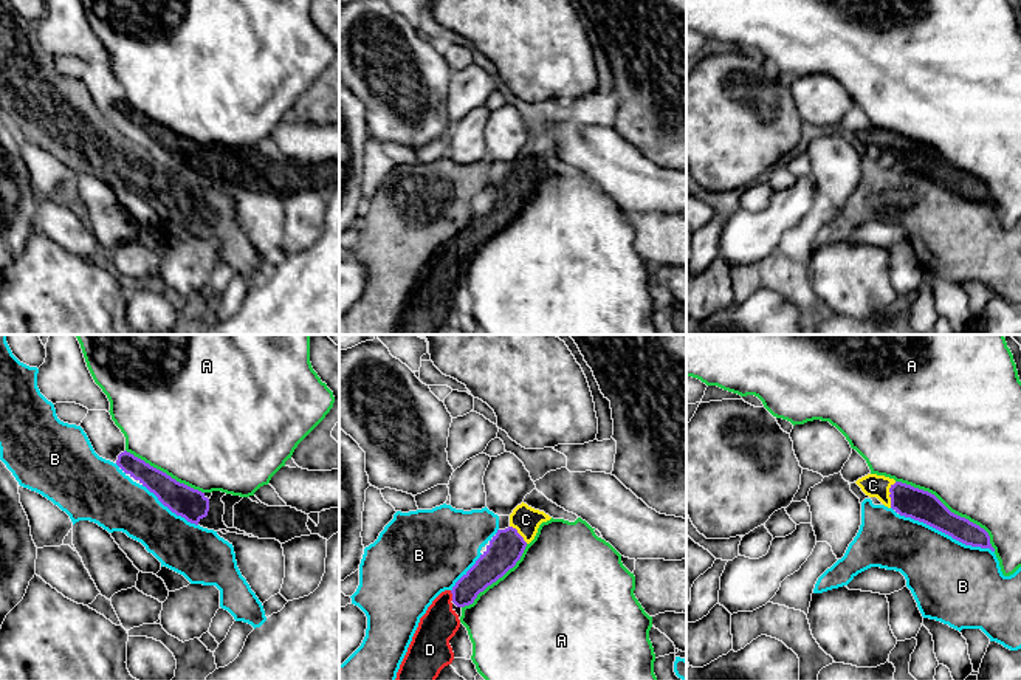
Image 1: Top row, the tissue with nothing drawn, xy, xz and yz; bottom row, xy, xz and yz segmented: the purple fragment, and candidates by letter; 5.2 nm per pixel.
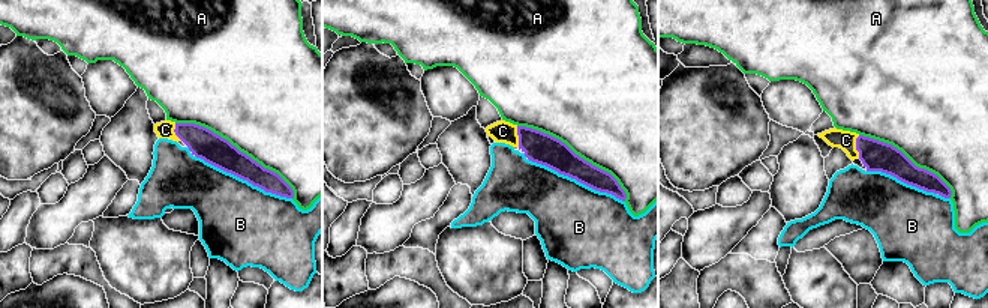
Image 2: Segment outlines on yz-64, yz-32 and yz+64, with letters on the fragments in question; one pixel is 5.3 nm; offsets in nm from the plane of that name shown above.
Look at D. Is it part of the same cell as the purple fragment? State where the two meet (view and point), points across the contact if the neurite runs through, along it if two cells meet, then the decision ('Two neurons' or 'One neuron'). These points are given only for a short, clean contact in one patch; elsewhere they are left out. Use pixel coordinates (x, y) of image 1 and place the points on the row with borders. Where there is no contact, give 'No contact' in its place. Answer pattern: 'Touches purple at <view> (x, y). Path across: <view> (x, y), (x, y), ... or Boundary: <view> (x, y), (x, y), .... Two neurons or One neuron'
Touches purple at xz (453, 595). Path across: xz (490, 566), (460, 595), (453, 595), (442, 606), (439, 625). One neuron

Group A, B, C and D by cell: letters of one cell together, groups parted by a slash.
A / B / C D

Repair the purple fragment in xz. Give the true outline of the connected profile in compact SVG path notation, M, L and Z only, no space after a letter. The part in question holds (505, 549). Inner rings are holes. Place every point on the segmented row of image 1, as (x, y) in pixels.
M524 502L513 510L510 527L497 530L476 564L451 590L442 592L420 618L395 680L435 680L440 671L452 663L449 640L460 627L452 606L473 604L480 592L513 568L535 539L539 525L550 519Z

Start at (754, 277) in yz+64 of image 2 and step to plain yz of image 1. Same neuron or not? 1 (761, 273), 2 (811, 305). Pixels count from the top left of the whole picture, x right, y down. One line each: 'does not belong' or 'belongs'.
1: belongs
2: belongs

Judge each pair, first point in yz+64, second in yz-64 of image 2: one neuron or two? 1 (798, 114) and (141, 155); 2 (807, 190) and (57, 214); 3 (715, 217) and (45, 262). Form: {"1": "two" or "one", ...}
{"1": "two", "2": "two", "3": "two"}

